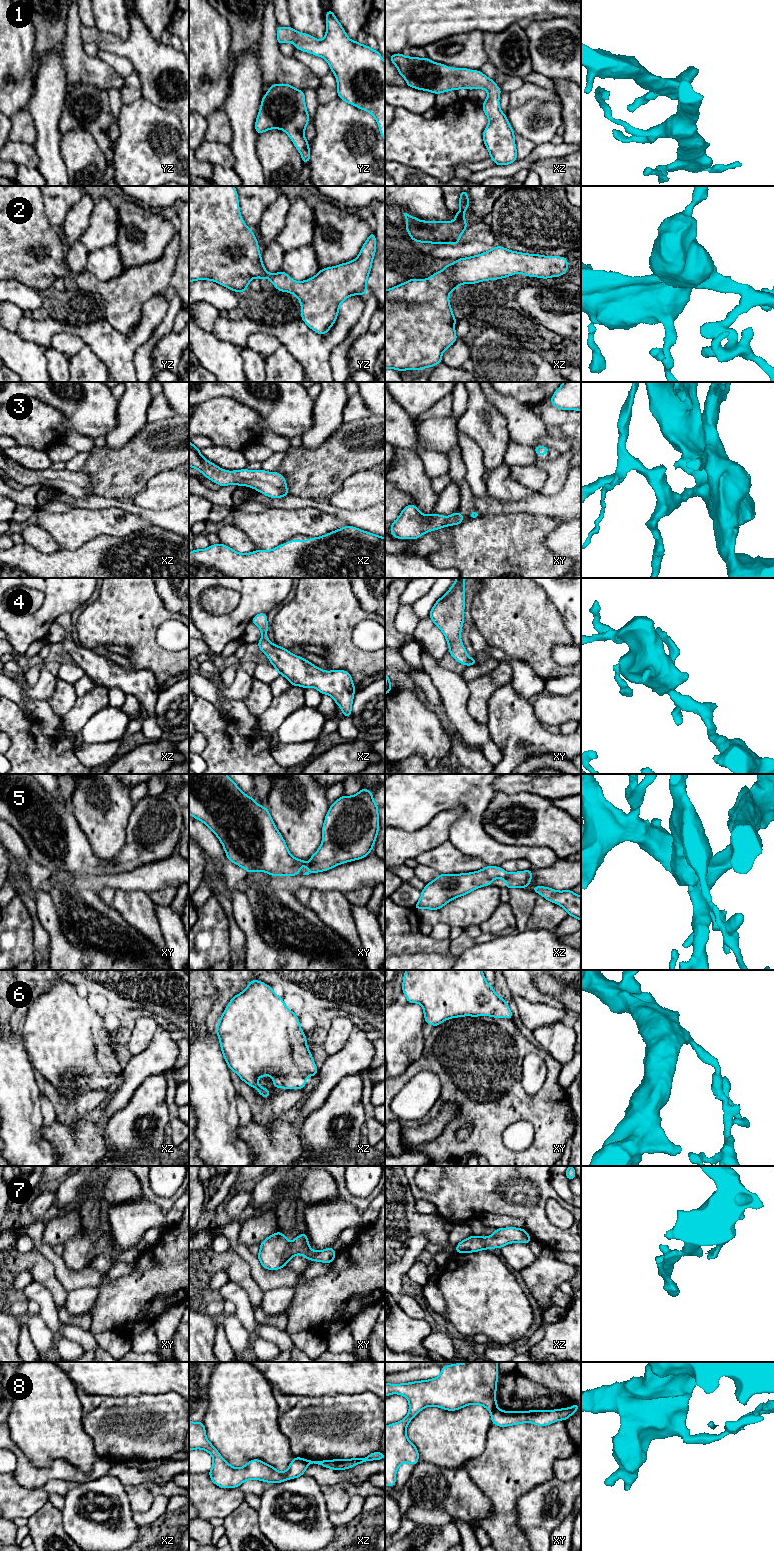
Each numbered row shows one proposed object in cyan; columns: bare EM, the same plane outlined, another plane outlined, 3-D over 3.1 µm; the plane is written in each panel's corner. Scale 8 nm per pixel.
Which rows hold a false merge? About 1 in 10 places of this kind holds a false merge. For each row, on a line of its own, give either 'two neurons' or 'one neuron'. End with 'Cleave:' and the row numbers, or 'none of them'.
1: one neuron
2: one neuron
3: one neuron
4: one neuron
5: one neuron
6: one neuron
7: one neuron
8: two neurons
Cleave: 8

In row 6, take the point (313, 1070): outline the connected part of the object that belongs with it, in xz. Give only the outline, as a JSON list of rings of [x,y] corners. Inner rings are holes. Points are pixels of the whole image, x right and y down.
[[[250,980],[247,988],[230,1000],[215,1032],[229,1069],[264,1098],[271,1094],[258,1085],[261,1076],[272,1076],[274,1087],[284,1089],[303,1089],[308,1076],[316,1077],[318,1068],[307,1047],[297,1015],[264,982]]]

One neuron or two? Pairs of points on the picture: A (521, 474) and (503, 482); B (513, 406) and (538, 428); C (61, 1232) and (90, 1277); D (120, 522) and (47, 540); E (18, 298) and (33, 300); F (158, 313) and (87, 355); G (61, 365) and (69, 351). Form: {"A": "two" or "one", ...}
{"A": "two", "B": "one", "C": "two", "D": "two", "E": "one", "F": "two", "G": "two"}

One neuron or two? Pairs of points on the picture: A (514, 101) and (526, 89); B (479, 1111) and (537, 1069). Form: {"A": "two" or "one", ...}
{"A": "one", "B": "two"}

